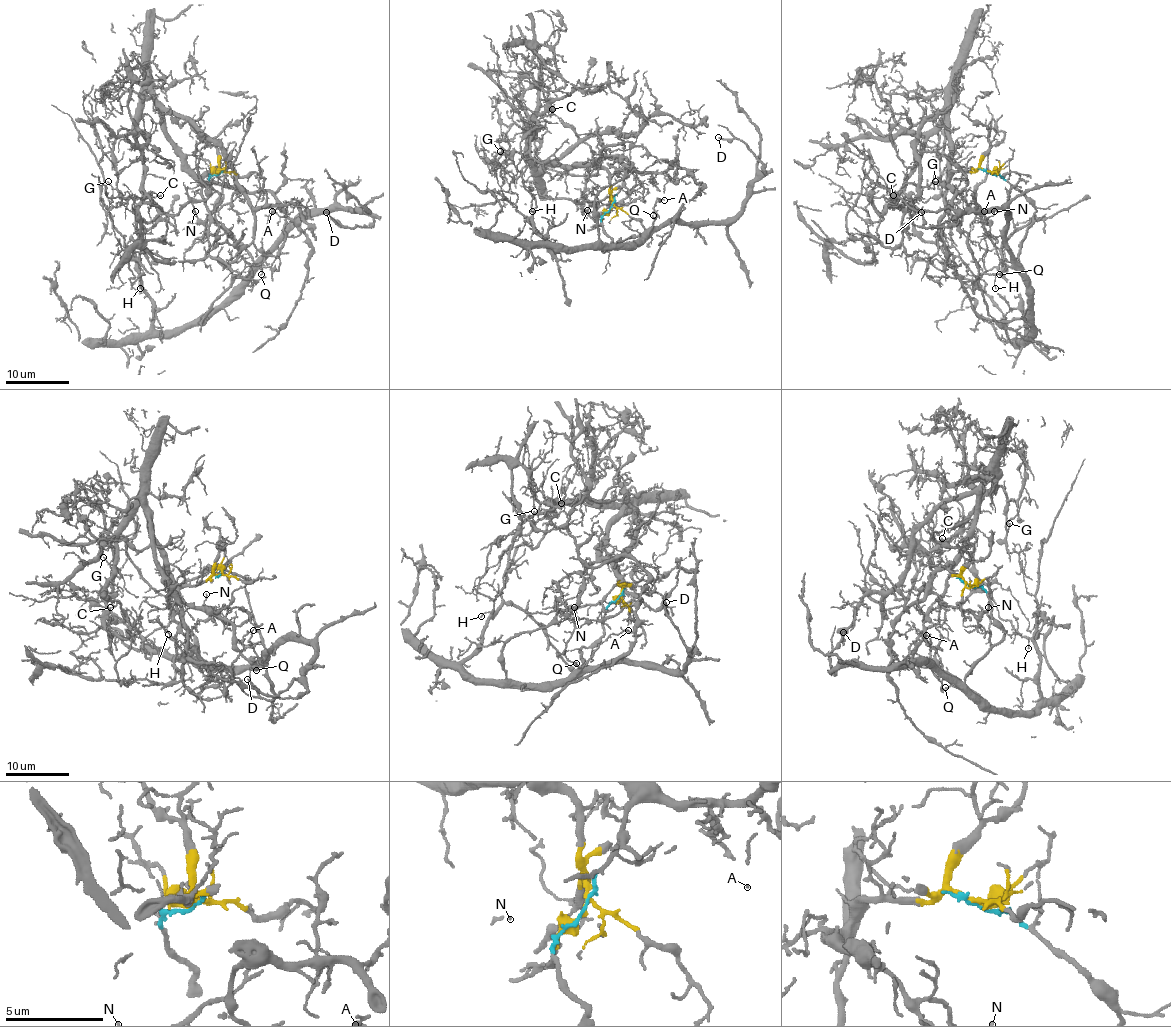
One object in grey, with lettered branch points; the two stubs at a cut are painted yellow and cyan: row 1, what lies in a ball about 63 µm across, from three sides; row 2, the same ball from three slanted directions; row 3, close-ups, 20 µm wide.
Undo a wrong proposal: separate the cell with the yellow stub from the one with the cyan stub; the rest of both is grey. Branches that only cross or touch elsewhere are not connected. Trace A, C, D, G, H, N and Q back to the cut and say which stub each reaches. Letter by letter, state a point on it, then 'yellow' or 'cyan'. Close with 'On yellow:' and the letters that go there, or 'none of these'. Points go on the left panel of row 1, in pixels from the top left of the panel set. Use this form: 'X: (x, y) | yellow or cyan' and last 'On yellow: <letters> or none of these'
A: (272, 211) | cyan
C: (160, 195) | yellow
D: (326, 212) | cyan
G: (108, 181) | yellow
H: (140, 288) | cyan
N: (195, 211) | yellow
Q: (261, 274) | cyan
On yellow: C, G, N

